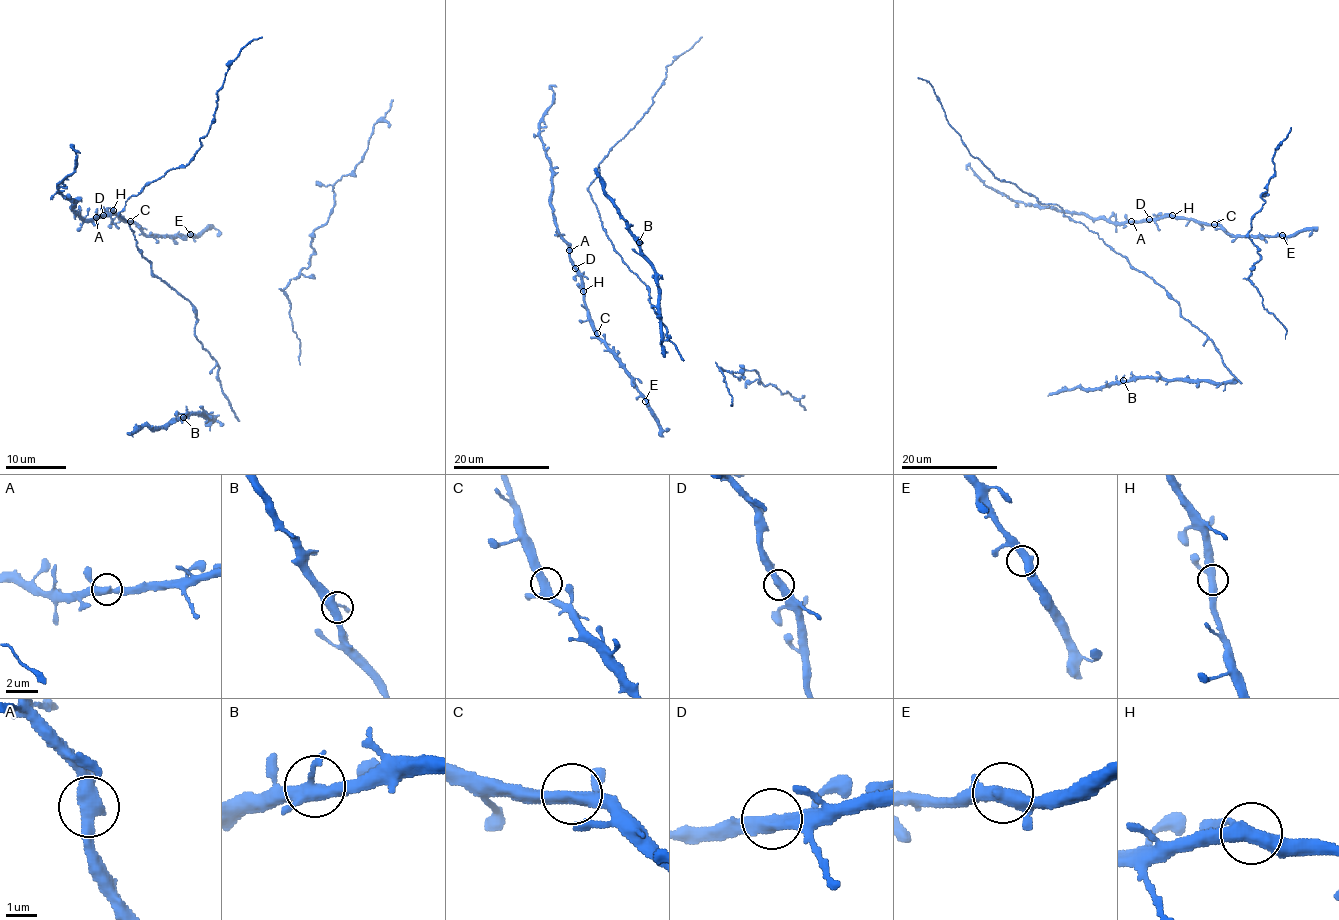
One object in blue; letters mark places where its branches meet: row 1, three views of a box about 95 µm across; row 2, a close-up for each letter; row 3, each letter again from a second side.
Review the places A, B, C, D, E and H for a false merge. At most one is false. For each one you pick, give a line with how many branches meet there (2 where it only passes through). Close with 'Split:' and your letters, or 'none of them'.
Split: none of them

